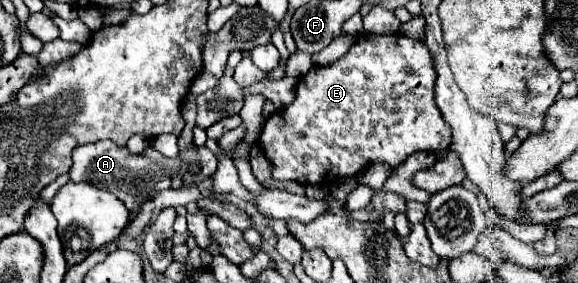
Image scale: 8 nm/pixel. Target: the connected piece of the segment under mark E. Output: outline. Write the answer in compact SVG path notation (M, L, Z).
M400 33L362 35L342 59L328 67L314 65L304 77L300 77L296 99L266 119L260 135L260 147L272 165L272 177L278 181L328 187L328 183L358 175L364 167L374 163L398 167L416 151L438 153L448 149L450 127L436 107L434 83L436 71L424 41L416 41Z

